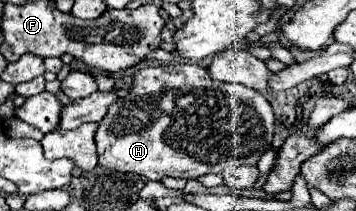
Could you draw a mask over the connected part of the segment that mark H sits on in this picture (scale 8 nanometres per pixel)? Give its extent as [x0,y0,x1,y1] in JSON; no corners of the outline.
[97,62,275,180]

